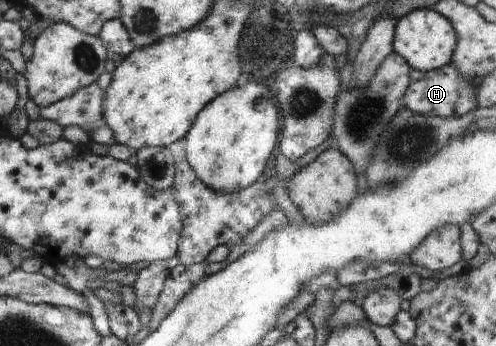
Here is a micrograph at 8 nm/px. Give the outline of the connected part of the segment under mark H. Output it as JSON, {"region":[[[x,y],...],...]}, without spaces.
{"region":[[[449,63],[440,69],[424,72],[423,78],[419,81],[411,81],[403,95],[402,105],[411,113],[419,113],[419,115],[427,115],[427,117],[429,115],[463,117],[463,115],[471,113],[471,109],[478,107],[477,90],[461,77],[461,73],[457,71],[457,67],[453,63]]]}

